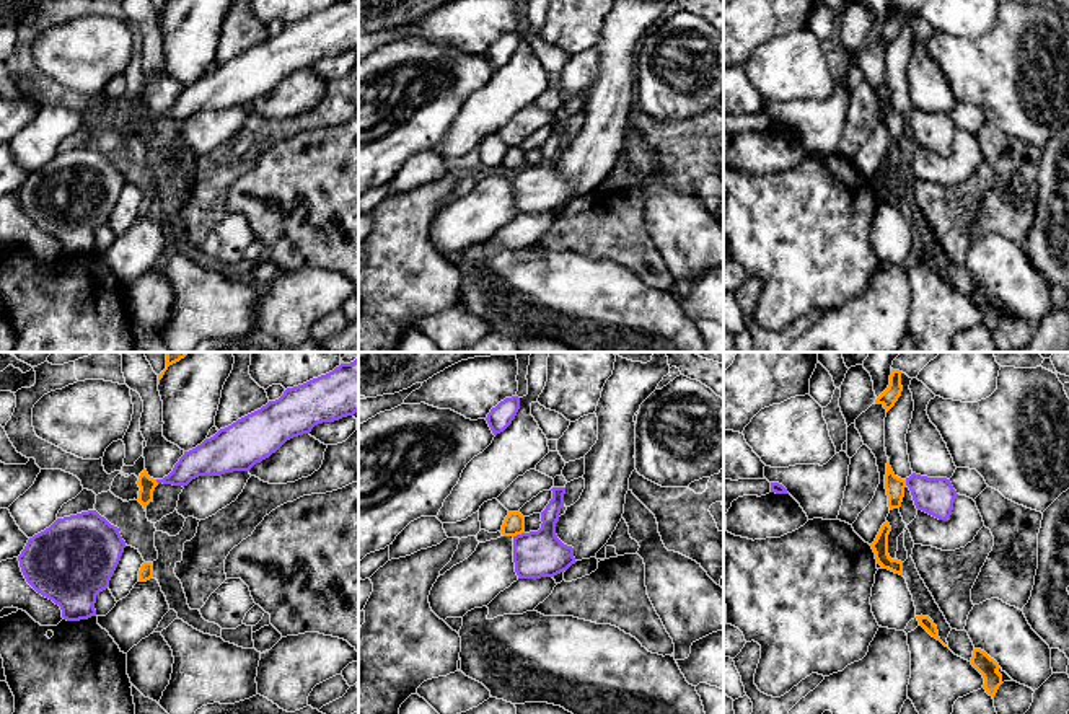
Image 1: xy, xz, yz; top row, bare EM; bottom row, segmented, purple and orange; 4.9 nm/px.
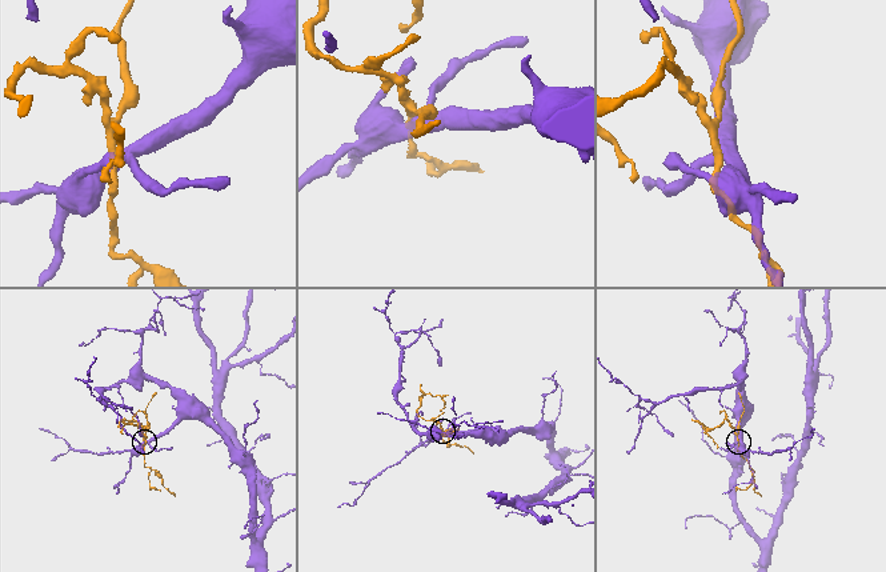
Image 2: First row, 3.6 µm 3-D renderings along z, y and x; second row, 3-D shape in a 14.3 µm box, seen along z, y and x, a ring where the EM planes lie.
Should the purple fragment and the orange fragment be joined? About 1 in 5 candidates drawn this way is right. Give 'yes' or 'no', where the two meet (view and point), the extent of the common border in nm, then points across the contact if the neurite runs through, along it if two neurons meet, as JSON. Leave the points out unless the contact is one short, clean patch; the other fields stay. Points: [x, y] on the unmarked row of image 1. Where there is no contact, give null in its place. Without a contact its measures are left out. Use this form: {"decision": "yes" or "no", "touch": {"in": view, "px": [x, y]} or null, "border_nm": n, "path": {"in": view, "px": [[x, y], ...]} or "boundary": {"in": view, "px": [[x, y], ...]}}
{"decision": "no", "touch": {"in": "xz", "px": [519, 170]}, "border_nm": 60, "boundary": {"in": "xz", "px": [[523, 167], [514, 171]]}}

